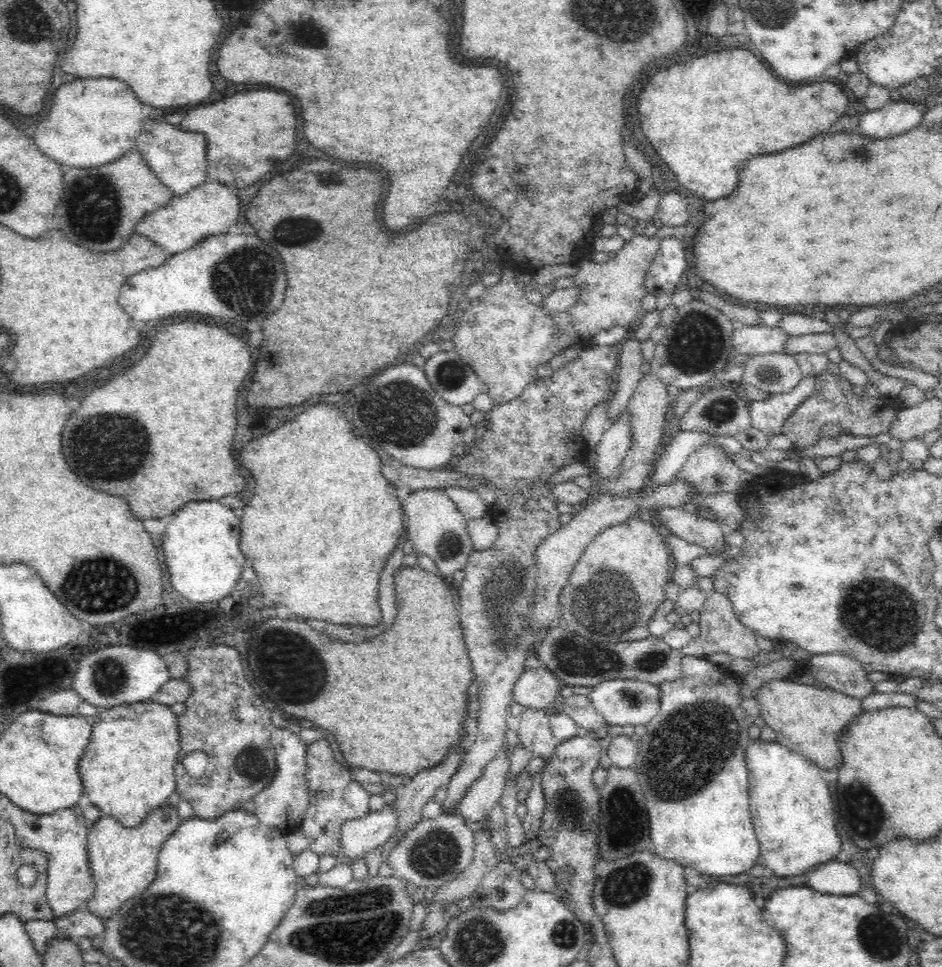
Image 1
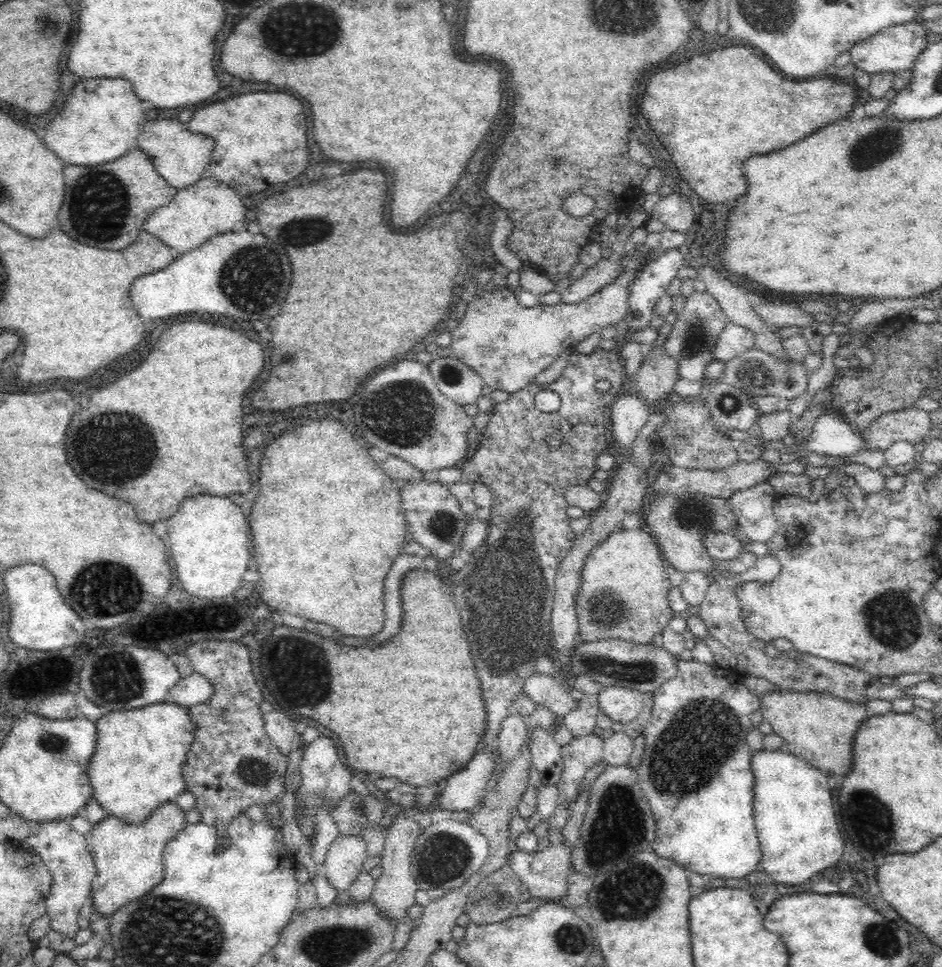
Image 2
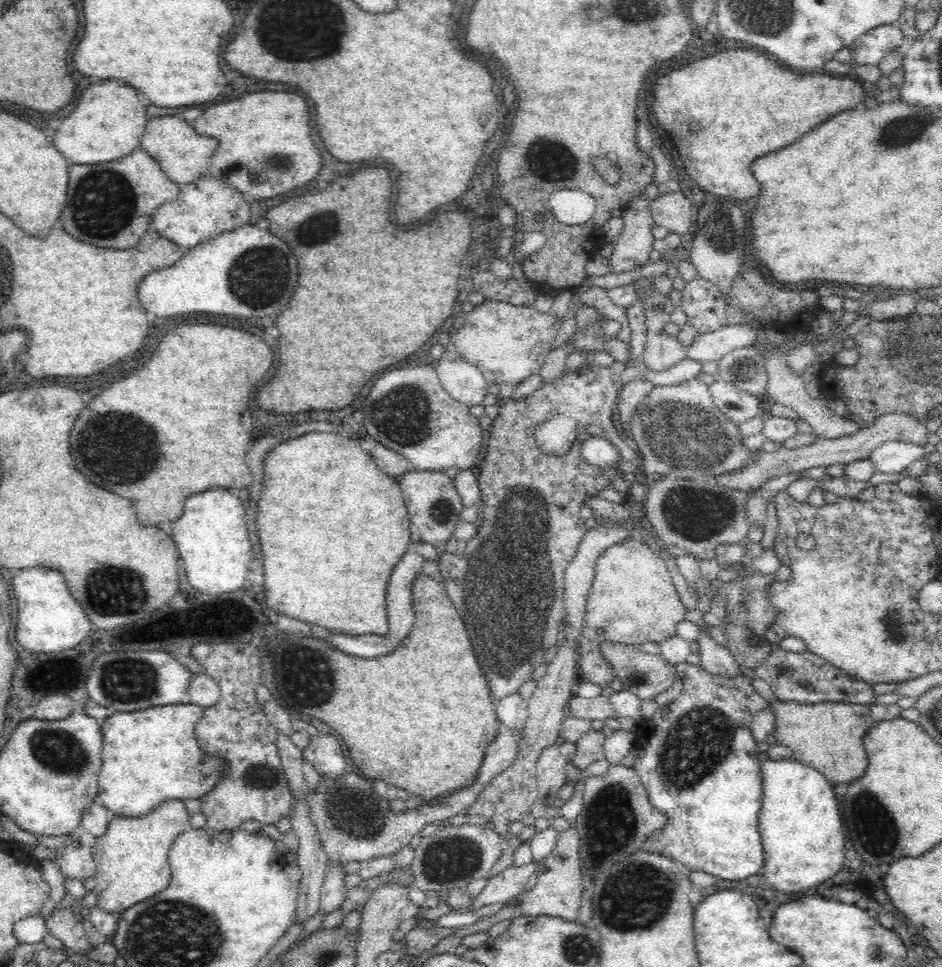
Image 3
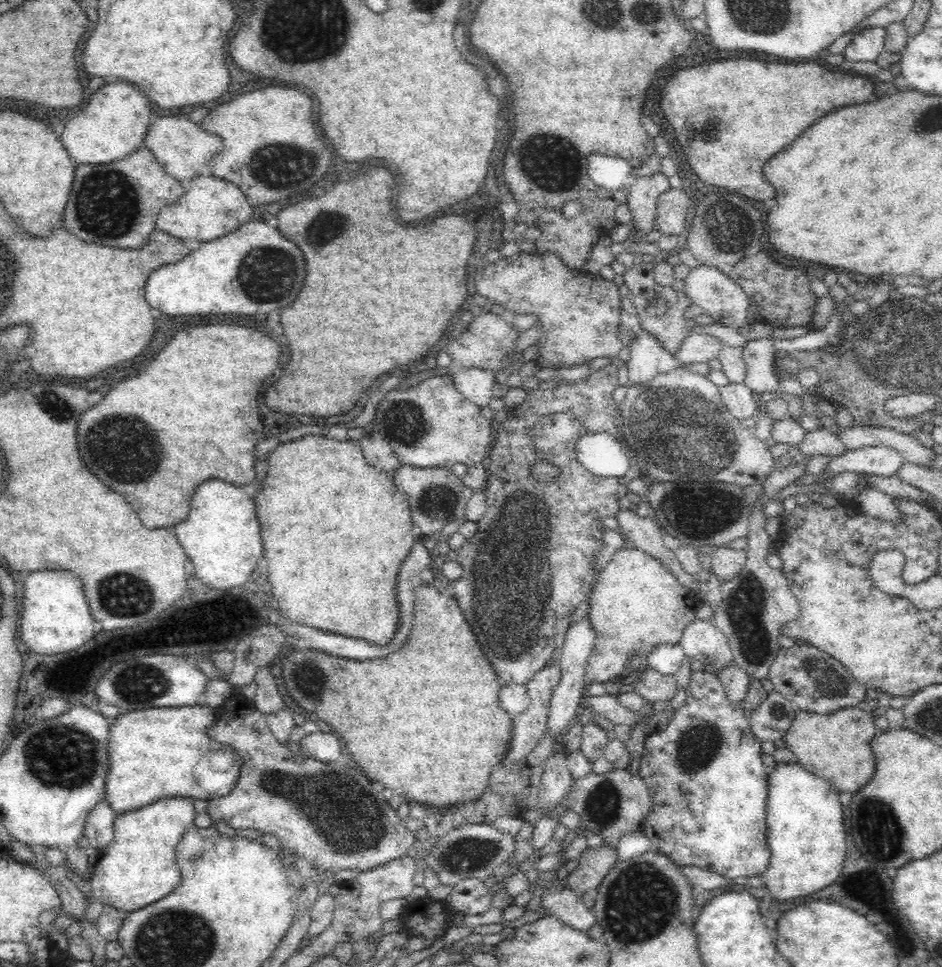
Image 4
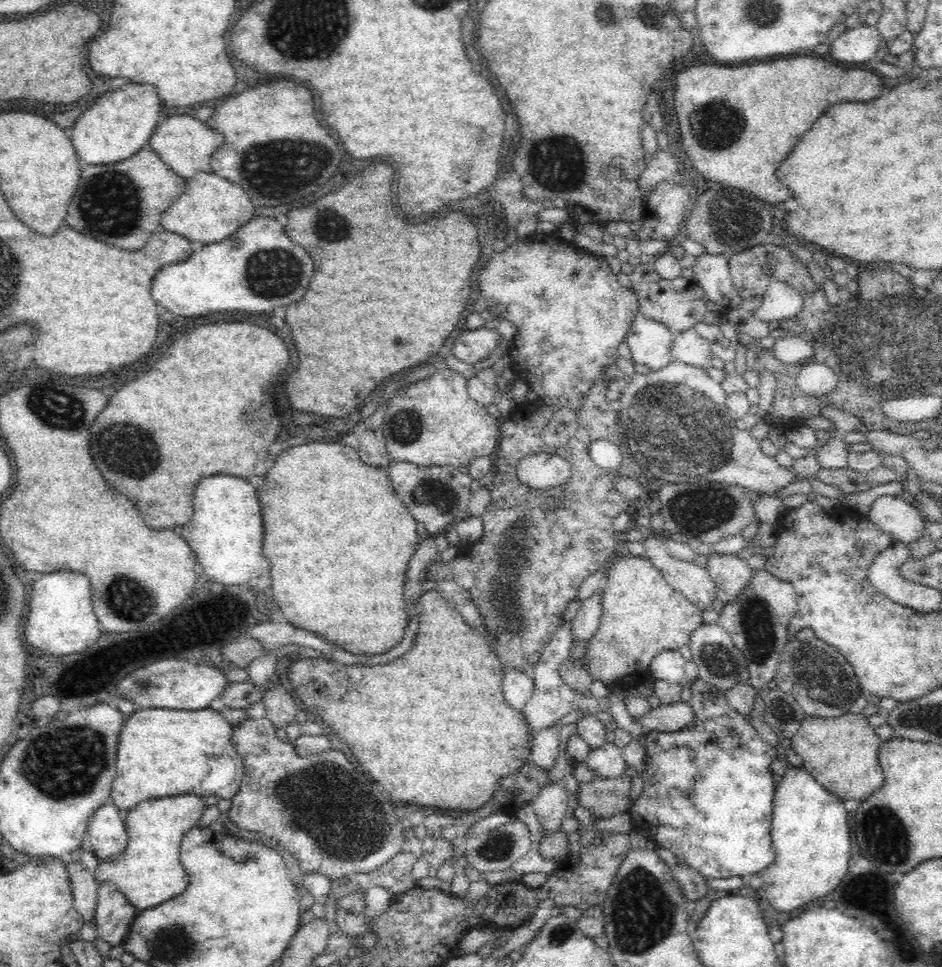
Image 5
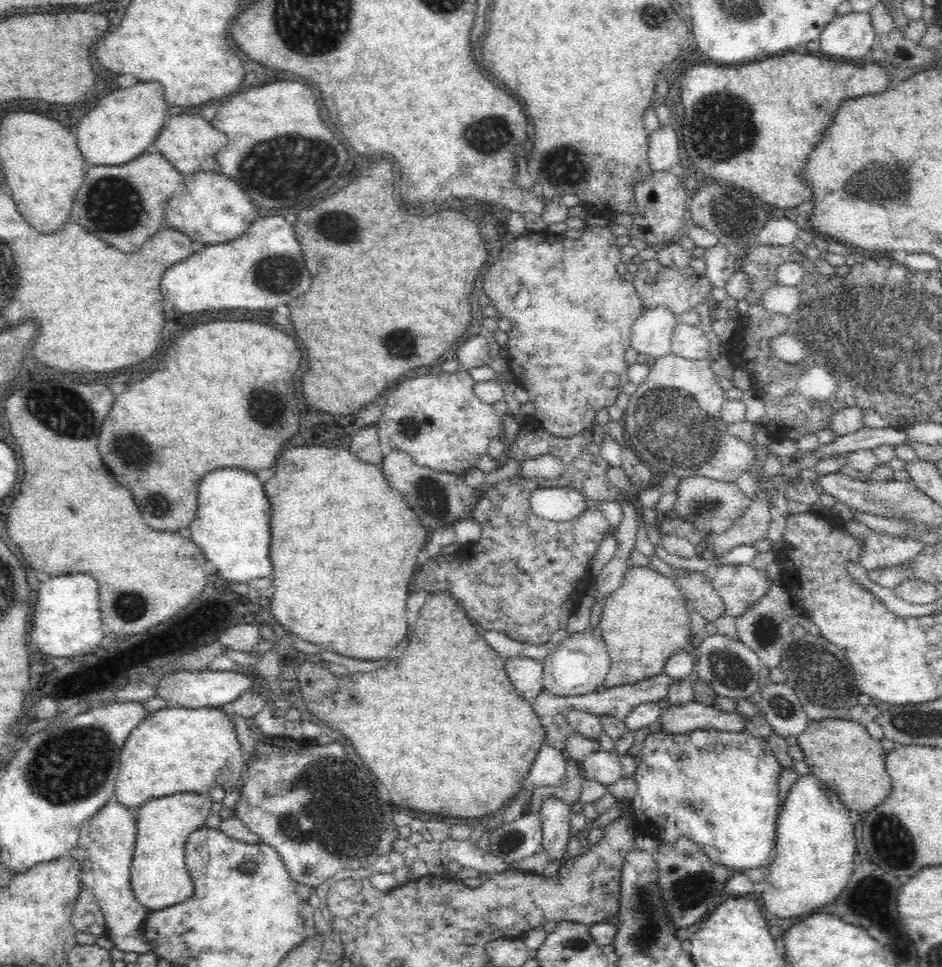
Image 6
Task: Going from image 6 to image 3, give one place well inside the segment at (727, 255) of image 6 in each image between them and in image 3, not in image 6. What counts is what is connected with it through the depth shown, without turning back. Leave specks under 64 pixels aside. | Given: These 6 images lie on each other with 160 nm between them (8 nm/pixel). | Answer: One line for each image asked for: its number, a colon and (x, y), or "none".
3: (705, 307)
4: (715, 293)
5: (711, 272)

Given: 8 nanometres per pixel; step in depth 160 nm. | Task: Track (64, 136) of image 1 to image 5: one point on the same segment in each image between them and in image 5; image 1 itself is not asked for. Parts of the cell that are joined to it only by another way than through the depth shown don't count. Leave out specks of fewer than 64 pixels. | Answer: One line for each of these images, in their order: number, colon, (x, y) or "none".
2: (100, 121)
3: (107, 123)
4: (113, 125)
5: (119, 124)

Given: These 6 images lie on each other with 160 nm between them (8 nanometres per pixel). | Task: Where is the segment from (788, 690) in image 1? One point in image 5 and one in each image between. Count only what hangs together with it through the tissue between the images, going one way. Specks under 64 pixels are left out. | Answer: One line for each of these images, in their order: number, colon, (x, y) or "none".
2: (817, 727)
3: (827, 736)
4: (835, 746)
5: (840, 753)

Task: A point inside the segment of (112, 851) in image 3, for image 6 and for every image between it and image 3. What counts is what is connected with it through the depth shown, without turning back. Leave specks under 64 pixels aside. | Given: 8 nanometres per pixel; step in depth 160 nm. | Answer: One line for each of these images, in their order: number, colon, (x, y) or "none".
4: (137, 868)
5: (148, 871)
6: (159, 879)

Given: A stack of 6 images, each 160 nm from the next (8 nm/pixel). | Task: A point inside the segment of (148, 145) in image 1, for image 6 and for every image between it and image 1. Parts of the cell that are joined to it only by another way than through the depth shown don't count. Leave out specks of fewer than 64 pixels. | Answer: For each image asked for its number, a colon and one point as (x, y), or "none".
2: (180, 157)
3: (183, 155)
4: (184, 150)
5: (184, 144)
6: (188, 141)

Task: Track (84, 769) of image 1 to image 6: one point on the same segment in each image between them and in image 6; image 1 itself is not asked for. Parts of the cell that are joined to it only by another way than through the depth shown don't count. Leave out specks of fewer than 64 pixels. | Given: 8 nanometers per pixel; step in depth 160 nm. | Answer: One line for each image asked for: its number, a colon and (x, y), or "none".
2: (136, 766)
3: (148, 756)
4: (152, 754)
5: (161, 752)
6: (174, 749)

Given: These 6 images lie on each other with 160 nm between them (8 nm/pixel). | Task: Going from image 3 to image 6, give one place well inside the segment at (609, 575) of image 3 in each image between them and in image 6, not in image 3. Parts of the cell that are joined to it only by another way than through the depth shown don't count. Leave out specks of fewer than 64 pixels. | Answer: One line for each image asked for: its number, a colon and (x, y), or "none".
4: (636, 603)
5: (642, 614)
6: (645, 620)

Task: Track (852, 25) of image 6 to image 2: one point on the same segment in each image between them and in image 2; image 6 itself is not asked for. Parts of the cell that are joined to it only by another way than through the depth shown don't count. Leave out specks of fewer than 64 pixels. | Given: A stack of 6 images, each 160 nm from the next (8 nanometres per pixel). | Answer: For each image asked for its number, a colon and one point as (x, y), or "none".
2: (895, 48)
3: (868, 49)
4: (866, 44)
5: (860, 44)

